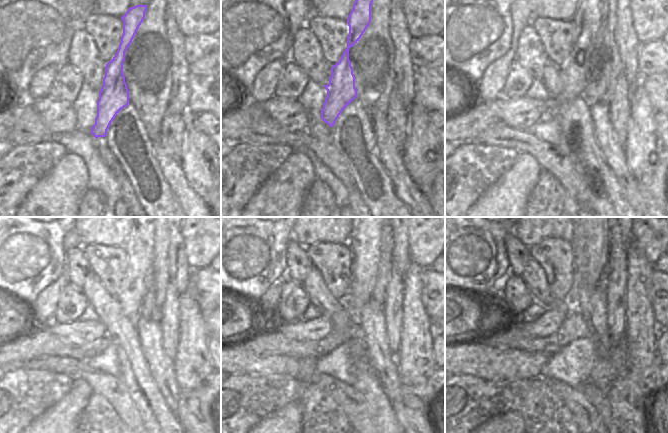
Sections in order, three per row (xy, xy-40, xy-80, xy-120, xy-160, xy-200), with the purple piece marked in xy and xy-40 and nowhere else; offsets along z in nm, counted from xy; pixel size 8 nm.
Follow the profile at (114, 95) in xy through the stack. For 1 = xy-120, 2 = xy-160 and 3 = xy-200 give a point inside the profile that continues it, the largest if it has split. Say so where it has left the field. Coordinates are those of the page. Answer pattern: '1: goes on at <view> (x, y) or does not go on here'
1: goes on at xy-120 (139, 244)
2: goes on at xy-160 (365, 241)
3: goes on at xy-200 (596, 237)

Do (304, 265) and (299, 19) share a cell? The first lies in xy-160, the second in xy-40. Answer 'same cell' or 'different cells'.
different cells

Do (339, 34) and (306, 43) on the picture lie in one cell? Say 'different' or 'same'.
different

